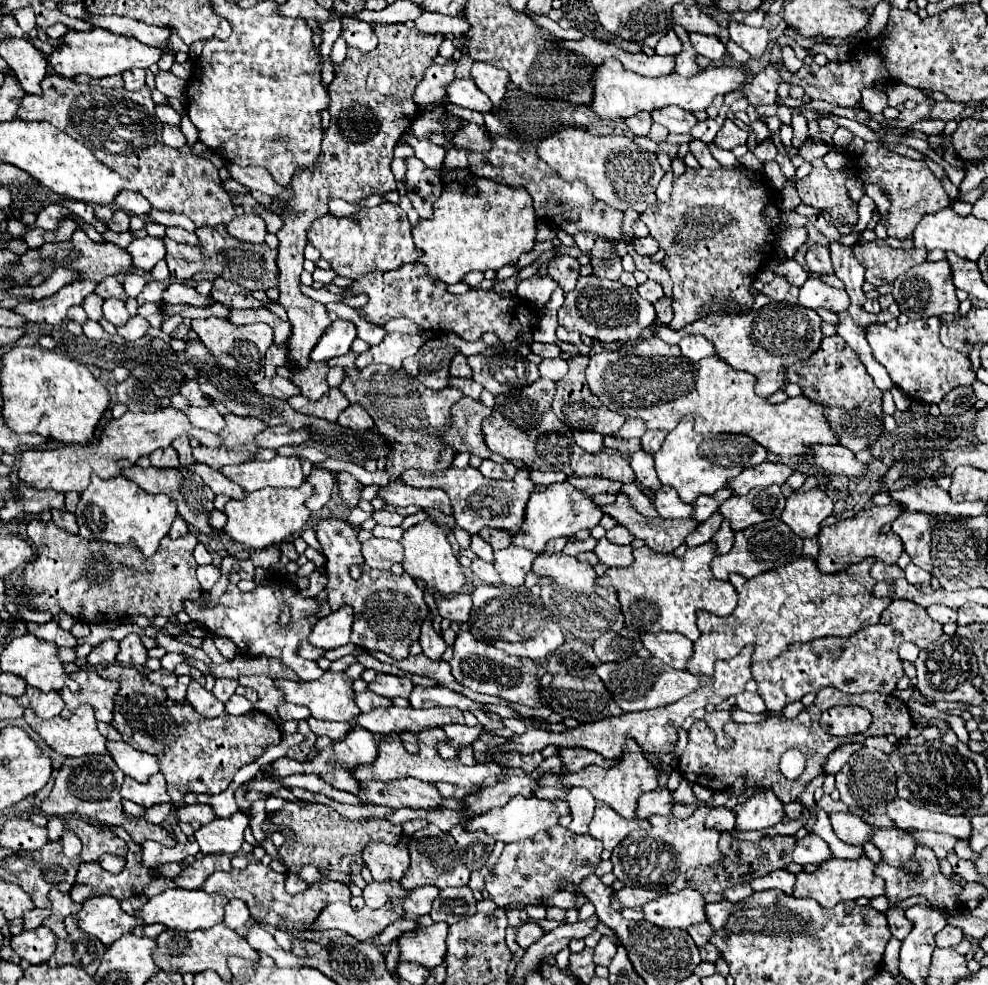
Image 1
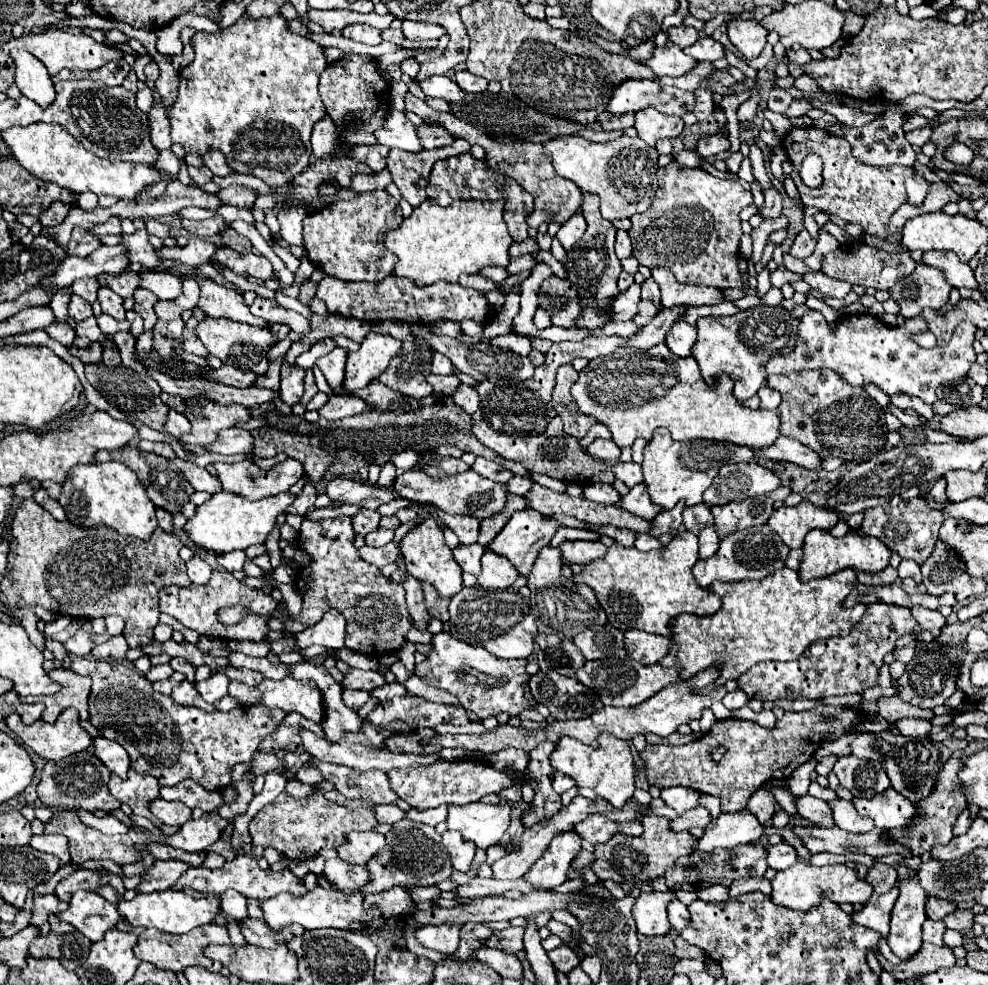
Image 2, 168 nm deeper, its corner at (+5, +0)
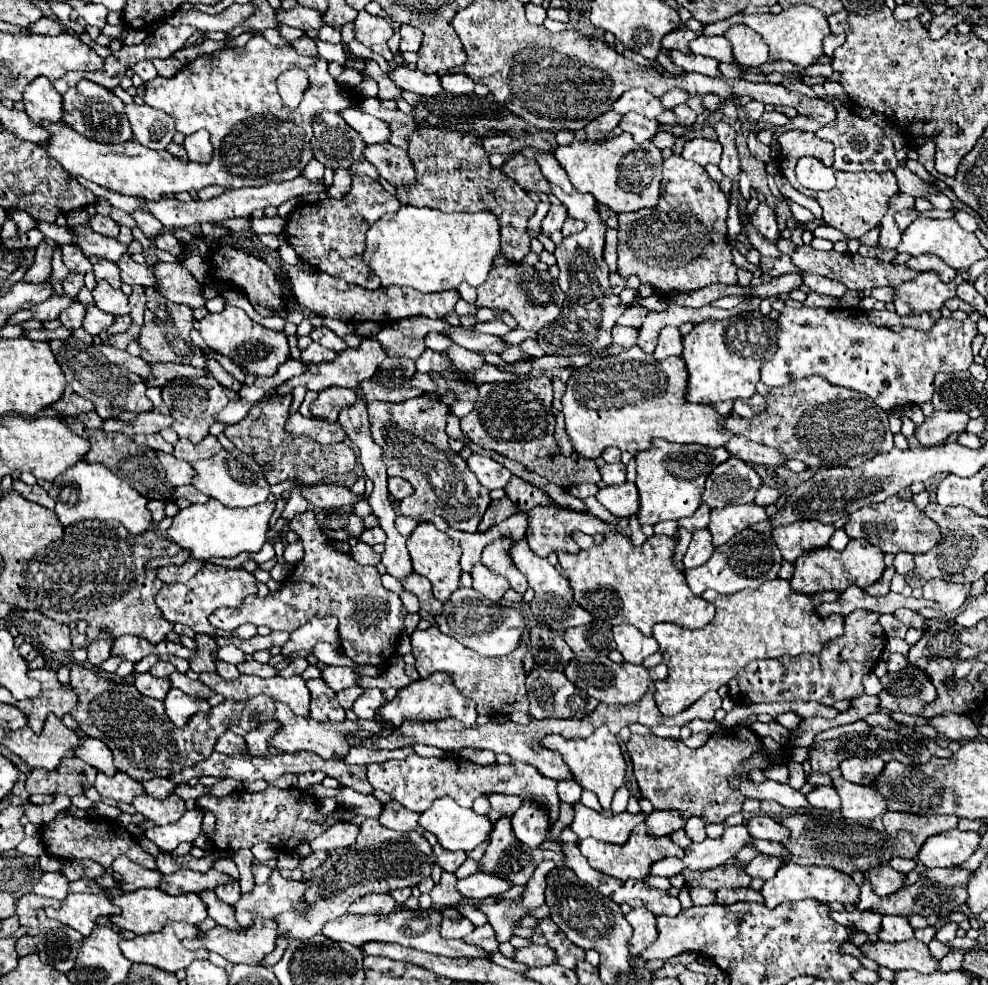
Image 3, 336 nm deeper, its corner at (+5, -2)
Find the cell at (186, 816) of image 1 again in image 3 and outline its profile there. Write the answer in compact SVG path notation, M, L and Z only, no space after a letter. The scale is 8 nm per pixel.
M138 796L132 806L146 816L148 820L152 820L158 826L166 826L166 824L174 824L180 820L180 816L186 812L186 802L180 796L168 796L166 800L158 800L152 796Z

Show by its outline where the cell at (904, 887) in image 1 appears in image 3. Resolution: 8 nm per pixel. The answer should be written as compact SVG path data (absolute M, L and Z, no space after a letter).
M878 866L870 868L870 872L864 872L864 876L872 882L872 890L880 896L886 898L894 892L898 892L903 887L906 875L890 866Z

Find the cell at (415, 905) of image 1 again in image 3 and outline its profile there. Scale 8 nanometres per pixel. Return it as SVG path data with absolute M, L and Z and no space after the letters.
M366 894L356 900L348 912L352 914L390 914L396 908L396 902L390 894Z

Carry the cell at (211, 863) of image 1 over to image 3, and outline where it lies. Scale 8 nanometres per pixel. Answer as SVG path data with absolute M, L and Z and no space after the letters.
M118 856L112 864L114 872L122 874L122 882L118 884L118 888L122 888L124 892L136 892L140 888L158 888L158 884L162 882L162 872L160 870L148 870L142 868L134 862L130 862L126 856Z

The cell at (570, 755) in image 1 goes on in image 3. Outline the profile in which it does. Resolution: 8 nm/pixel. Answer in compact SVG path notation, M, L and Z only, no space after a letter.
M524 800L522 806L512 816L512 830L514 836L534 846L540 846L546 838L546 828L550 826L550 820L546 820L547 811L536 801Z

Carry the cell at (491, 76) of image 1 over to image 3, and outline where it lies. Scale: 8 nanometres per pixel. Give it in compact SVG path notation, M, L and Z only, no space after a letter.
M446 74L440 78L442 88L450 94L472 94L474 92L474 80L466 74Z

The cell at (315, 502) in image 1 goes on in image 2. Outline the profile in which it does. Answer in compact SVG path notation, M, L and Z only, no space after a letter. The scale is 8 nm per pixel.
M306 482L302 492L296 496L296 500L286 508L286 514L304 516L306 512L310 512L314 508L314 500L316 500L316 490L314 490L312 482Z

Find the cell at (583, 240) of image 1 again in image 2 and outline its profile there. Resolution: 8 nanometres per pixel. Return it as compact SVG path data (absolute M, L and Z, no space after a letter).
M576 212L570 220L566 220L566 222L560 226L556 238L560 240L560 244L564 246L564 250L570 250L570 248L582 238L584 230L586 230L586 220L584 220L582 212Z

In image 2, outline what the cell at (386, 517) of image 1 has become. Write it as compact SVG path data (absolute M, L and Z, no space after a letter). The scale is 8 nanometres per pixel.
M360 510L358 514L350 516L352 518L352 526L354 526L354 532L360 534L360 536L366 536L368 532L376 530L378 528L378 520L380 520L380 514L376 510Z

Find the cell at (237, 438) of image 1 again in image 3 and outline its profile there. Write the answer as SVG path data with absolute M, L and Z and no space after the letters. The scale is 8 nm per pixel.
M206 376L206 378L178 378L178 380L172 380L170 384L166 384L162 388L162 398L164 398L166 406L170 408L172 418L176 420L172 428L182 438L188 438L192 442L200 442L204 436L208 436L210 426L216 422L218 412L226 404L236 402L238 394L220 386L212 376Z

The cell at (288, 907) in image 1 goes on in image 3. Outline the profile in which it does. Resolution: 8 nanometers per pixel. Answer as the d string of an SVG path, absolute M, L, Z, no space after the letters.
M178 870L174 874L166 874L162 878L160 890L164 892L178 892L178 894L188 894L188 892L204 892L204 890L214 890L218 884L230 884L234 882L232 876L220 874L216 870L208 872L192 872L192 870Z

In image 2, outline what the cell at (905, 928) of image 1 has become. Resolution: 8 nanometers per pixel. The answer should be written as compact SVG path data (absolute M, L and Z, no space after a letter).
M896 882L894 888L884 896L872 894L870 900L864 904L864 908L860 912L852 914L852 922L860 924L860 926L866 926L866 928L872 928L886 938L886 934L890 932L890 928L888 928L890 912L892 912L892 906L894 906L894 902L900 894L898 888L900 888L900 882Z

